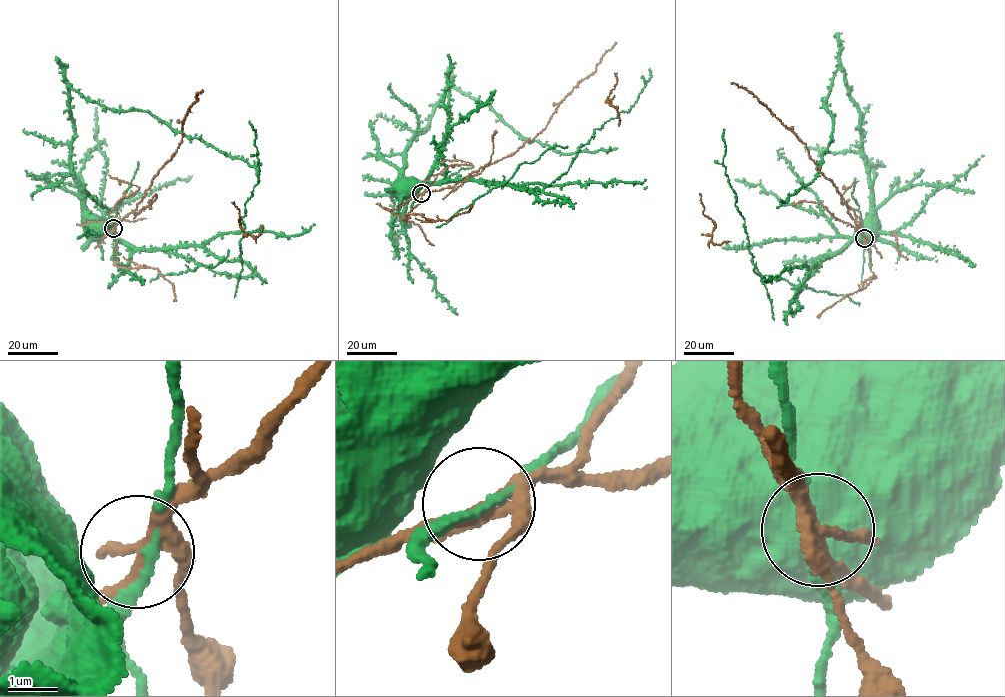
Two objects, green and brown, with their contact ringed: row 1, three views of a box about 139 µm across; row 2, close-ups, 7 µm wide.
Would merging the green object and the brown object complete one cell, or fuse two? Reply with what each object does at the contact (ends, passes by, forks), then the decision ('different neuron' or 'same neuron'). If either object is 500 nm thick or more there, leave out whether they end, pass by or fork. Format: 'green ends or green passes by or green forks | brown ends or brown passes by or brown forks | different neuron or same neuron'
green passes by | brown forks | different neuron

